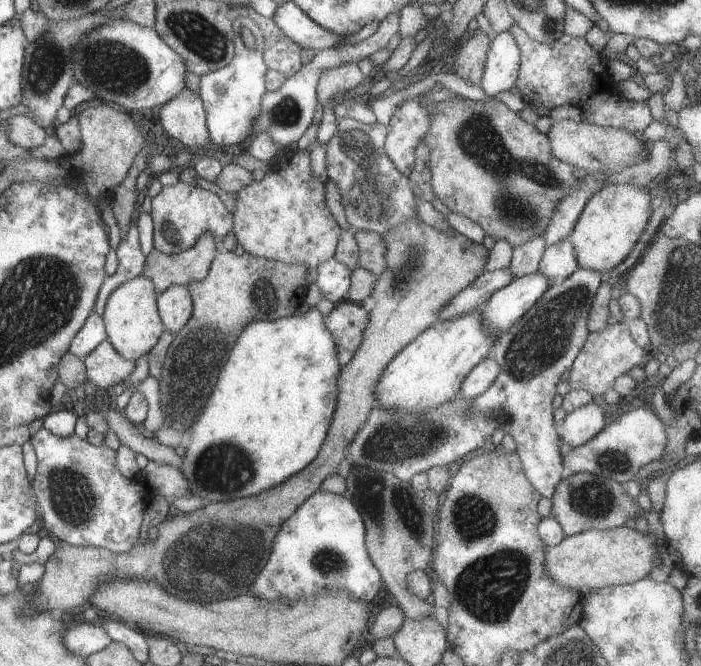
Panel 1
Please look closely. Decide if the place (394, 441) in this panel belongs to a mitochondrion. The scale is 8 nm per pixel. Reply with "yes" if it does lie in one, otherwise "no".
yes

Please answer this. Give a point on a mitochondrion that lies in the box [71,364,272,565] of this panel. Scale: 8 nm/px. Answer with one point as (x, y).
(226, 467)

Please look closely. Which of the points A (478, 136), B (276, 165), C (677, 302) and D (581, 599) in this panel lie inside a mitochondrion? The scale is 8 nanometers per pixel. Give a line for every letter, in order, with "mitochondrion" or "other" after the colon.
A: mitochondrion
B: other
C: mitochondrion
D: other

